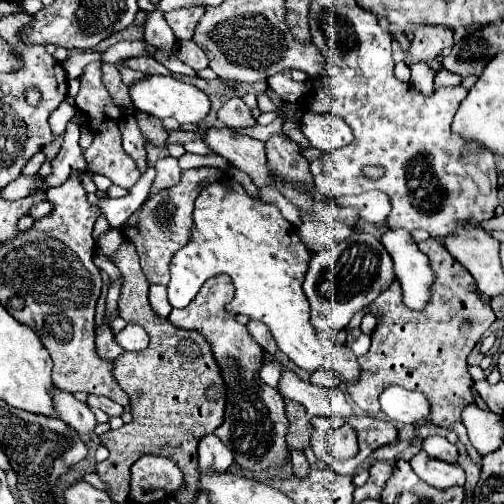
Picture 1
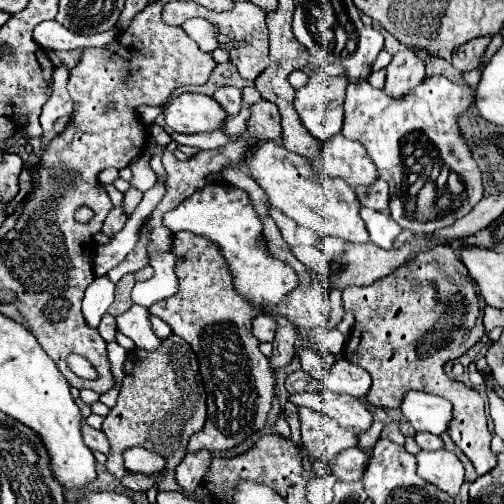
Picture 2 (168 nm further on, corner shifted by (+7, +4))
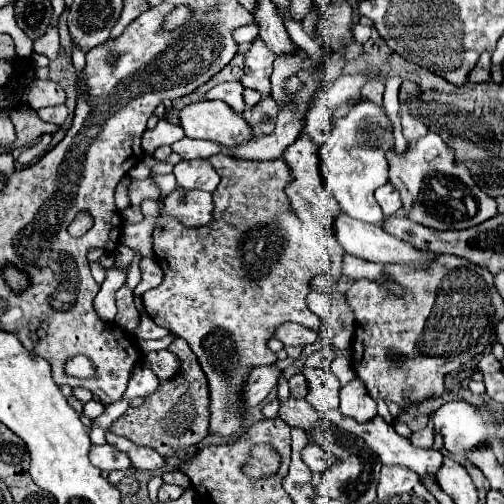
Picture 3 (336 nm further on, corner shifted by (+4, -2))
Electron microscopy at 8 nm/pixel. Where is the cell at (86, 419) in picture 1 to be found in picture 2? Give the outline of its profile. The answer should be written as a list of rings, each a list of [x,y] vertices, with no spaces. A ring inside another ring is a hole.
[[[82,422],[82,434],[84,434],[84,444],[86,444],[90,450],[98,450],[98,452],[102,452],[104,456],[110,454],[110,444],[108,444],[108,438],[104,436],[102,430],[94,430],[94,428],[90,428],[86,422]]]

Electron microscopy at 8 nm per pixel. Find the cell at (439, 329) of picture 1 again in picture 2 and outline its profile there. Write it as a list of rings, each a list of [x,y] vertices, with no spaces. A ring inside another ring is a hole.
[[[436,244],[430,250],[418,252],[410,262],[396,268],[388,276],[374,280],[368,286],[346,288],[342,292],[342,302],[344,302],[344,308],[352,310],[356,316],[356,322],[344,344],[344,358],[364,368],[372,376],[372,388],[366,400],[372,406],[400,408],[404,394],[410,390],[420,390],[420,392],[436,394],[450,400],[456,412],[452,420],[452,428],[448,430],[450,438],[472,460],[478,476],[490,472],[498,462],[490,450],[492,434],[488,430],[486,416],[484,416],[484,398],[478,394],[478,390],[464,386],[462,382],[450,380],[444,372],[444,364],[448,360],[454,360],[466,354],[486,334],[482,324],[484,300],[480,296],[478,284],[472,280],[472,276],[468,274],[468,268],[460,262],[458,254],[446,244]]]

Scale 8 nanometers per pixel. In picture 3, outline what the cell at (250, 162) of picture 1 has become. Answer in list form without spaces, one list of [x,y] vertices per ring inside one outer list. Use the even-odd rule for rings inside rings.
[[[339,212],[339,216],[333,222],[333,232],[337,242],[343,246],[343,250],[347,254],[353,254],[357,258],[369,260],[369,262],[377,262],[377,264],[405,264],[405,266],[427,266],[429,264],[429,256],[421,250],[415,250],[411,244],[387,234],[383,228],[373,226],[373,224],[365,224],[359,220],[353,220],[351,216]]]

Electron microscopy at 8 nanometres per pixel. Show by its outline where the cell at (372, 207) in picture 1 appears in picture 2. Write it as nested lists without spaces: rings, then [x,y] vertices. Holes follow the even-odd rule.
[[[378,178],[376,184],[370,188],[368,196],[364,196],[364,204],[368,204],[368,208],[376,208],[376,210],[386,210],[388,200],[390,200],[390,188],[388,188],[388,182],[382,178]]]

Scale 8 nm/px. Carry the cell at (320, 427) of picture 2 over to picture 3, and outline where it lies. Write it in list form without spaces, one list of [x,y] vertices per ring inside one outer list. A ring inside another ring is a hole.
[[[289,398],[287,404],[281,404],[279,416],[289,426],[305,430],[307,436],[311,436],[311,430],[315,430],[315,422],[319,422],[319,414],[315,412],[315,408],[305,400],[297,400],[297,398]]]

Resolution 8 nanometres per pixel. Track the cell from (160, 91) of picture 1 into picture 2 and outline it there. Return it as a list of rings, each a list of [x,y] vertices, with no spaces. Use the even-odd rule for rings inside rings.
[[[184,92],[168,100],[168,104],[162,106],[162,110],[166,124],[180,134],[222,130],[228,116],[212,96],[192,92]]]

